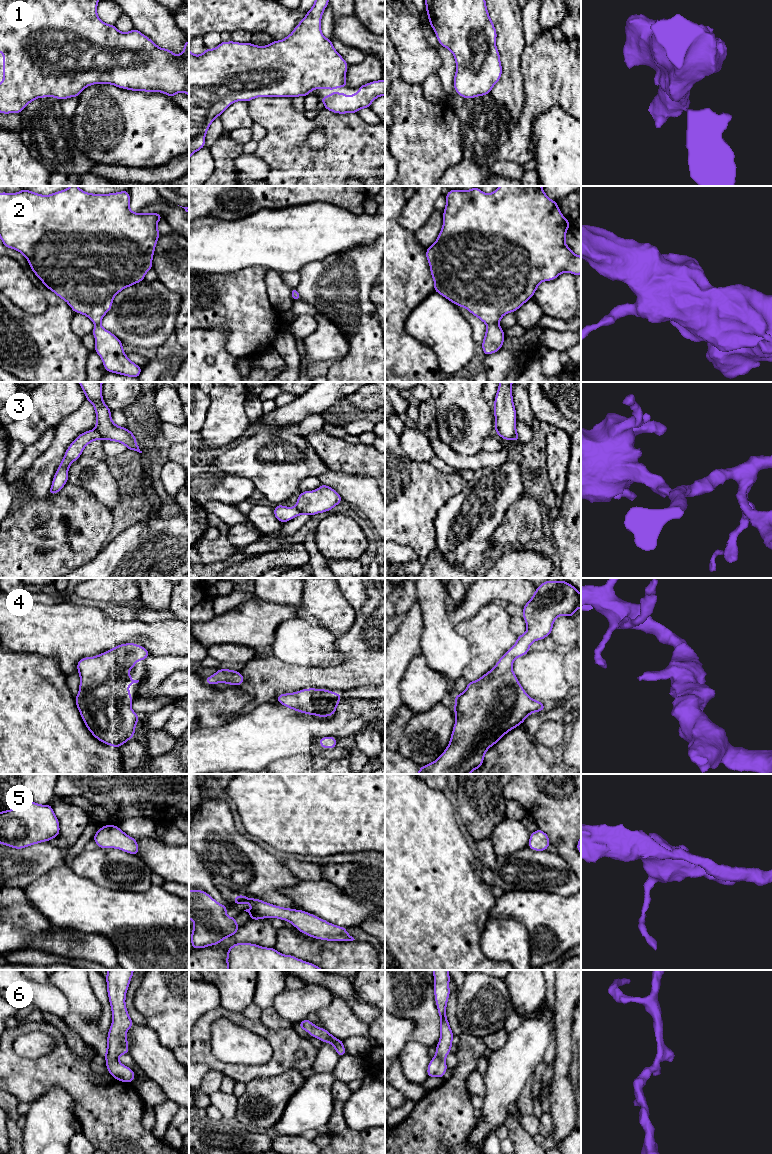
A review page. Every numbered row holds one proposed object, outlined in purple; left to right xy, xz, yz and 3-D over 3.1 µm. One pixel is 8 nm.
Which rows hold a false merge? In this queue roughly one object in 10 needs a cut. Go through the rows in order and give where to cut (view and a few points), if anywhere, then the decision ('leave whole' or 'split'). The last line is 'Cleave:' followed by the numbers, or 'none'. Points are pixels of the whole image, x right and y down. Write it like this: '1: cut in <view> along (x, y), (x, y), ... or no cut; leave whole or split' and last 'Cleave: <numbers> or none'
1: no cut; leave whole
2: no cut; leave whole
3: cut in xy along (95, 428), (103, 439); split
4: no cut; leave whole
5: no cut; leave whole
6: no cut; leave whole
Cleave: 3

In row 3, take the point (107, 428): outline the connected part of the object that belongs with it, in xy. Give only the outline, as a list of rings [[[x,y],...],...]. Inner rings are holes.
[[[78,382],[85,393],[86,400],[93,404],[96,412],[95,429],[99,431],[104,440],[111,440],[124,444],[127,450],[142,453],[136,443],[135,435],[128,428],[116,425],[111,419],[111,410],[103,401],[103,382]]]

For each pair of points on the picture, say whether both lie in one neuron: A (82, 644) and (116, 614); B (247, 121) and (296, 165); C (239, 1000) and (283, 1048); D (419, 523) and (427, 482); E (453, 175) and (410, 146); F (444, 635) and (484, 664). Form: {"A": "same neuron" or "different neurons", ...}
{"A": "different neurons", "B": "different neurons", "C": "different neurons", "D": "same neuron", "E": "different neurons", "F": "different neurons"}

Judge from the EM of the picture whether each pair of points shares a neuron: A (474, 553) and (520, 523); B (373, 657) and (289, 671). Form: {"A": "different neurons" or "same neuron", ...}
{"A": "different neurons", "B": "same neuron"}

